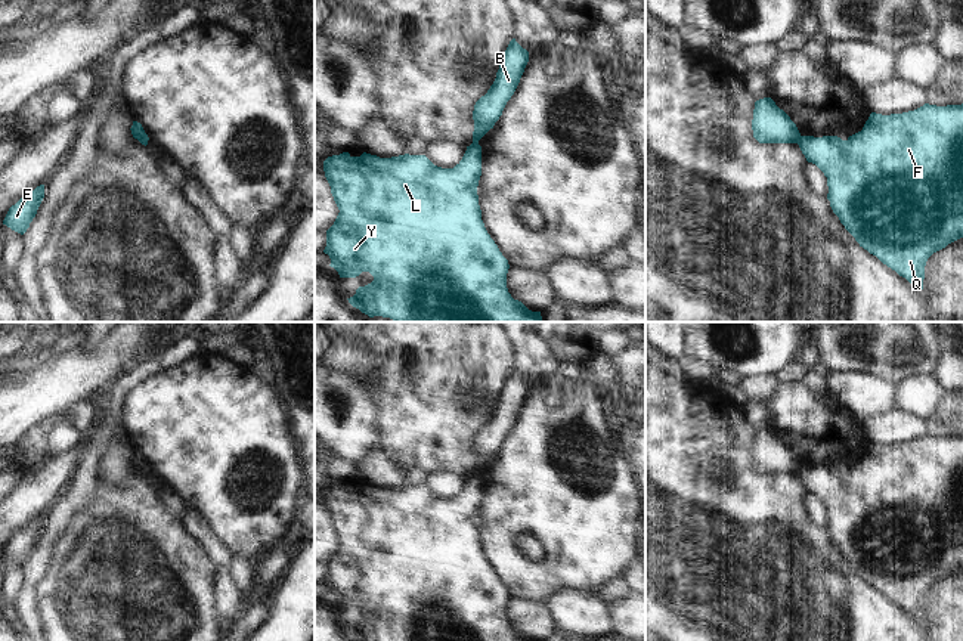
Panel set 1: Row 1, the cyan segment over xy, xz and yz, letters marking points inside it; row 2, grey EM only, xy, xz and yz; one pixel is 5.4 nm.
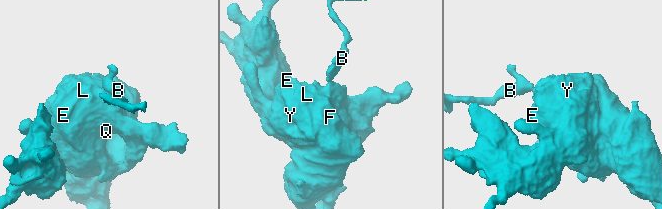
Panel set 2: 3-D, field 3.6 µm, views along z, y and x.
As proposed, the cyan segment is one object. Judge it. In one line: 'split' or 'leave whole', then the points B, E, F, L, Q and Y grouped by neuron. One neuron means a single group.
split | B / E F L Q Y

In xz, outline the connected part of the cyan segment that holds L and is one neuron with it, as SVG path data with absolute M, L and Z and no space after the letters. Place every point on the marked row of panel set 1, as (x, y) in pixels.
M471 143L462 160L453 168L442 168L434 165L425 155L399 155L391 158L380 158L363 152L360 157L352 157L349 152L328 157L323 161L325 177L331 186L331 193L340 210L334 224L326 230L325 254L331 258L340 278L356 278L362 272L369 272L374 281L365 287L359 287L349 303L369 318L383 316L394 322L544 322L541 312L529 310L521 301L514 300L507 288L508 260L502 256L495 241L487 233L482 220L479 205L477 186L482 176L482 146Z

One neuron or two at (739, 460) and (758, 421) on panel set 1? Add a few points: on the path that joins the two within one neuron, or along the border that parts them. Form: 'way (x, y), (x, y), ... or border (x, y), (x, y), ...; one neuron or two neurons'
border (740, 399), (743, 417), (755, 432); two neurons

